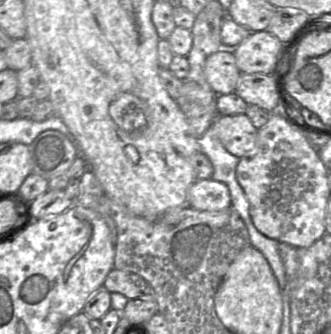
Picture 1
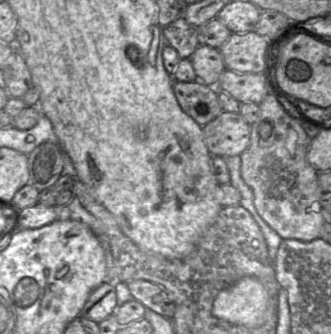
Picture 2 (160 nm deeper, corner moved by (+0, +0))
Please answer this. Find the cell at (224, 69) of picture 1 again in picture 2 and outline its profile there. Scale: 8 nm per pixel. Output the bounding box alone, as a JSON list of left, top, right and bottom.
[190,45,226,86]

